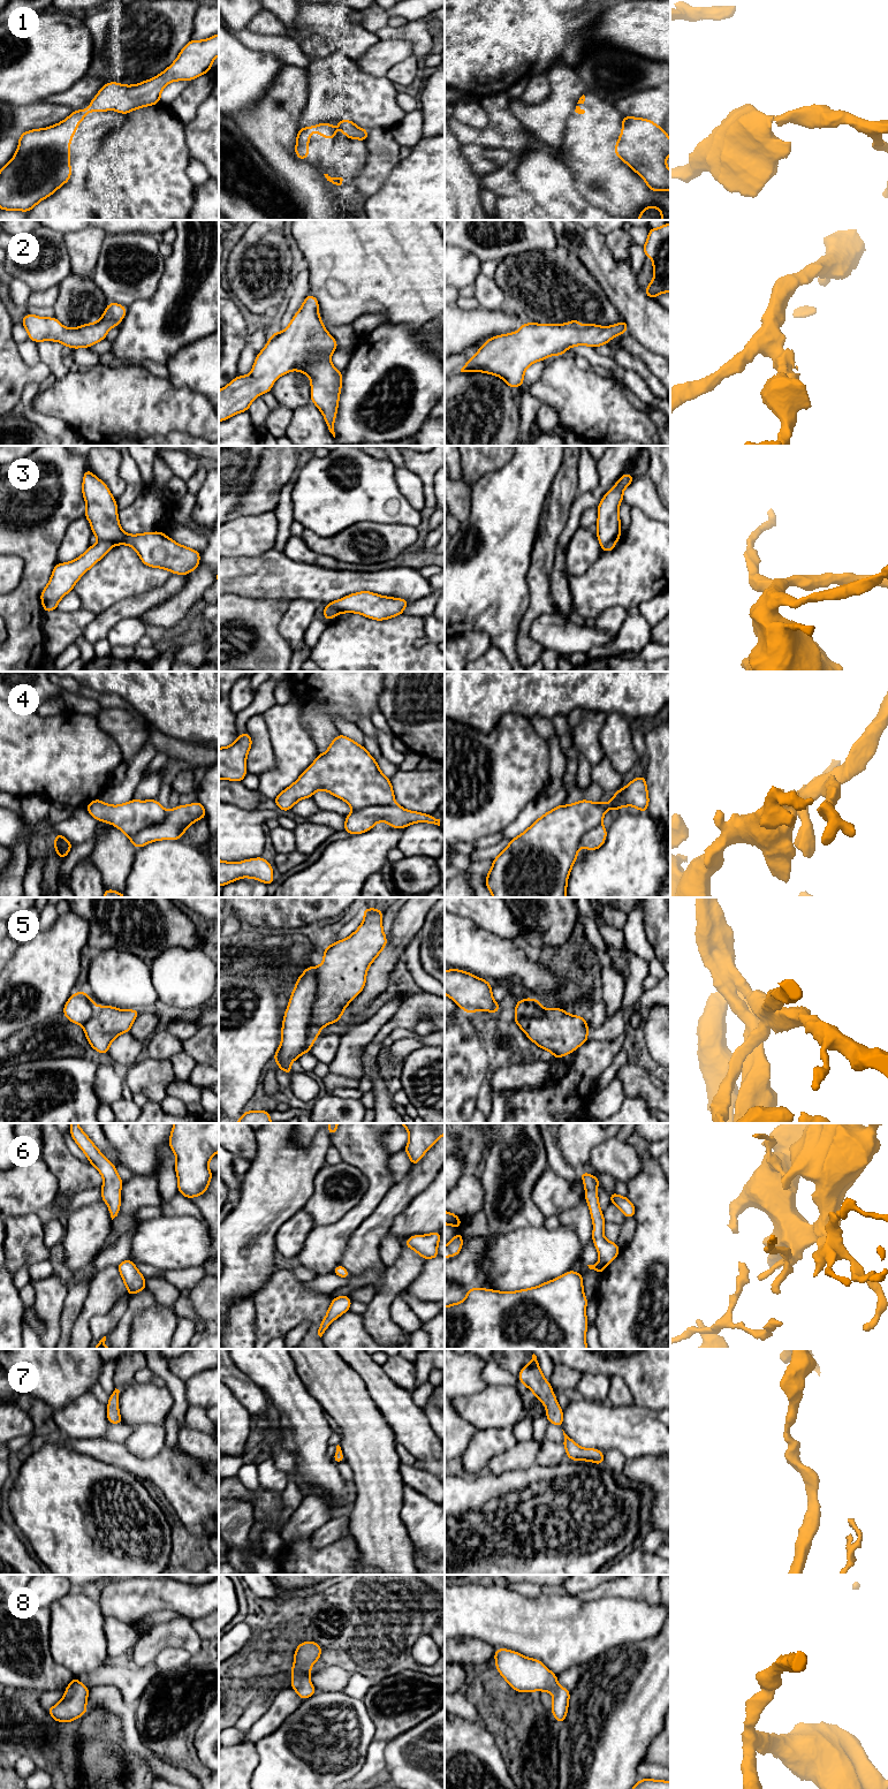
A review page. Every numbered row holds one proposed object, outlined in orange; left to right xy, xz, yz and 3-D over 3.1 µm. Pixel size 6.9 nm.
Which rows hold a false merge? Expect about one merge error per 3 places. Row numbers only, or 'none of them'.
3, 4

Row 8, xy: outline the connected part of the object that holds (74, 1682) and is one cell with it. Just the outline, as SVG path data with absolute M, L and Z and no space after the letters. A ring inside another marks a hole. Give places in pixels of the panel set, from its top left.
M74 1676L66 1688L63 1698L47 1708L47 1712L56 1722L73 1722L88 1712L88 1697L89 1688Z

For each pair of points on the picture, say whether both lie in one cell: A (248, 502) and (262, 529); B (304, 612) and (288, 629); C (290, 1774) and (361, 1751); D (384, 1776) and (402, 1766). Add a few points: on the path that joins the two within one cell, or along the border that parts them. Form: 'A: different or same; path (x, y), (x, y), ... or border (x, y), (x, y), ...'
A: different; border (273, 510), (241, 514), (230, 518)
B: same; path (300, 616), (293, 624)
C: same; path (309, 1775), (331, 1775), (342, 1773), (346, 1769)
D: different; border (385, 1768), (389, 1776)

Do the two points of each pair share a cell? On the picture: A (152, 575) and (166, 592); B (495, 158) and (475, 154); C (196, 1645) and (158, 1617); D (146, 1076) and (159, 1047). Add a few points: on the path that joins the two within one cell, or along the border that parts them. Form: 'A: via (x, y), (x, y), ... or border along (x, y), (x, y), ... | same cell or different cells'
A: border along (173, 574), (164, 583), (135, 596) | different cells
B: via (491, 158), (479, 158) | same cell
C: border along (180, 1615), (161, 1622), (139, 1635) | different cells
D: via (153, 1069), (159, 1063), (159, 1054) | same cell

